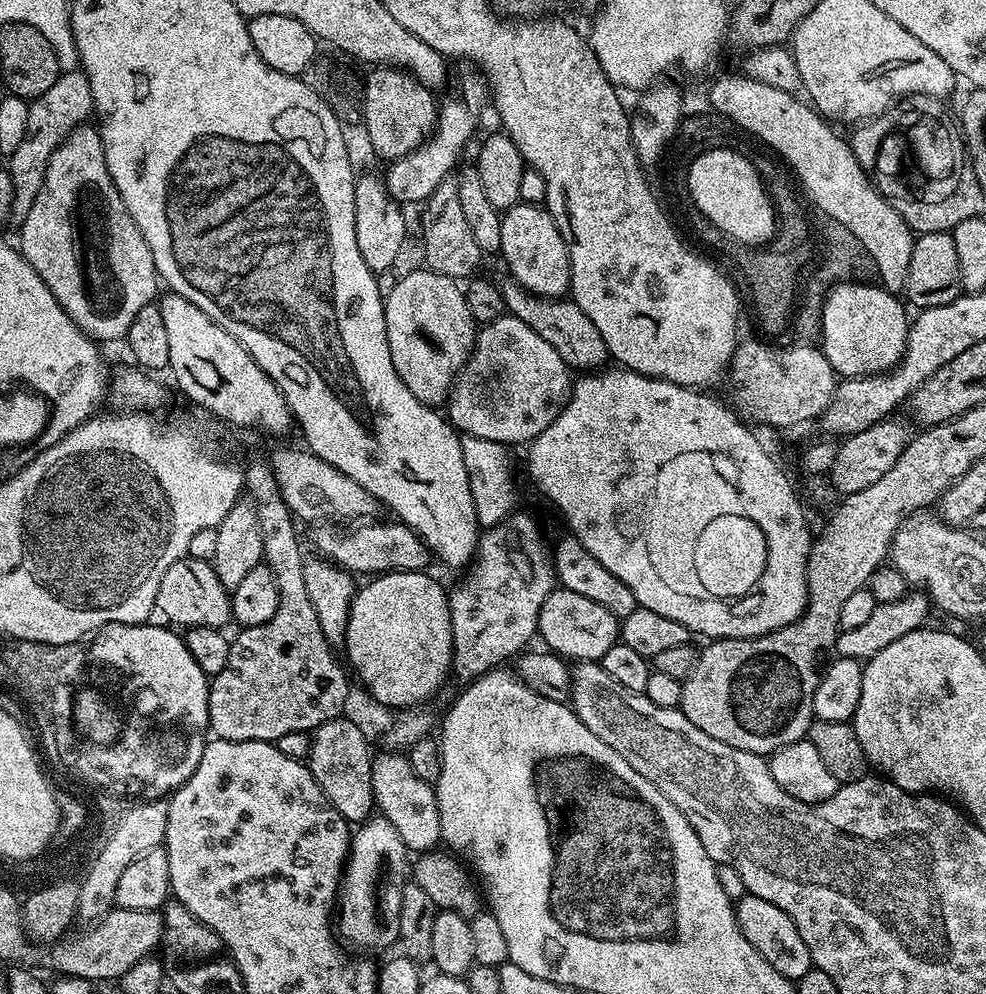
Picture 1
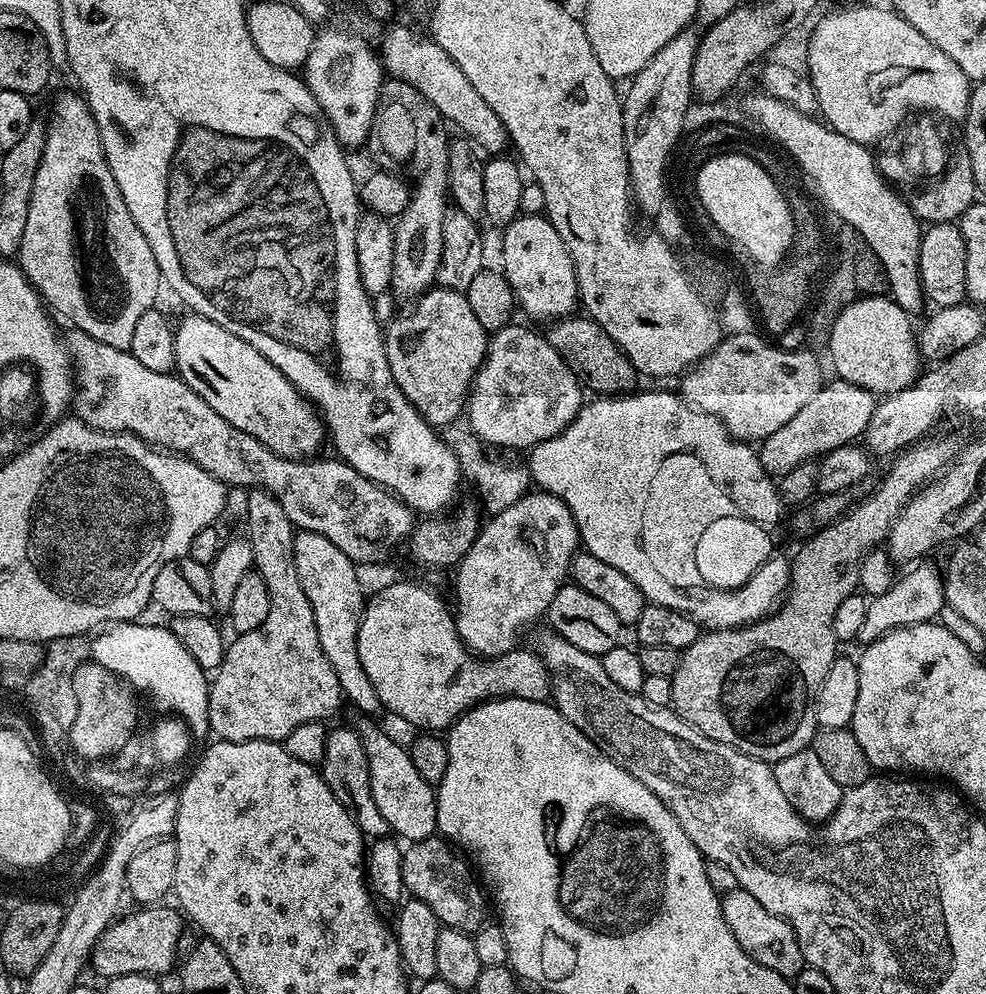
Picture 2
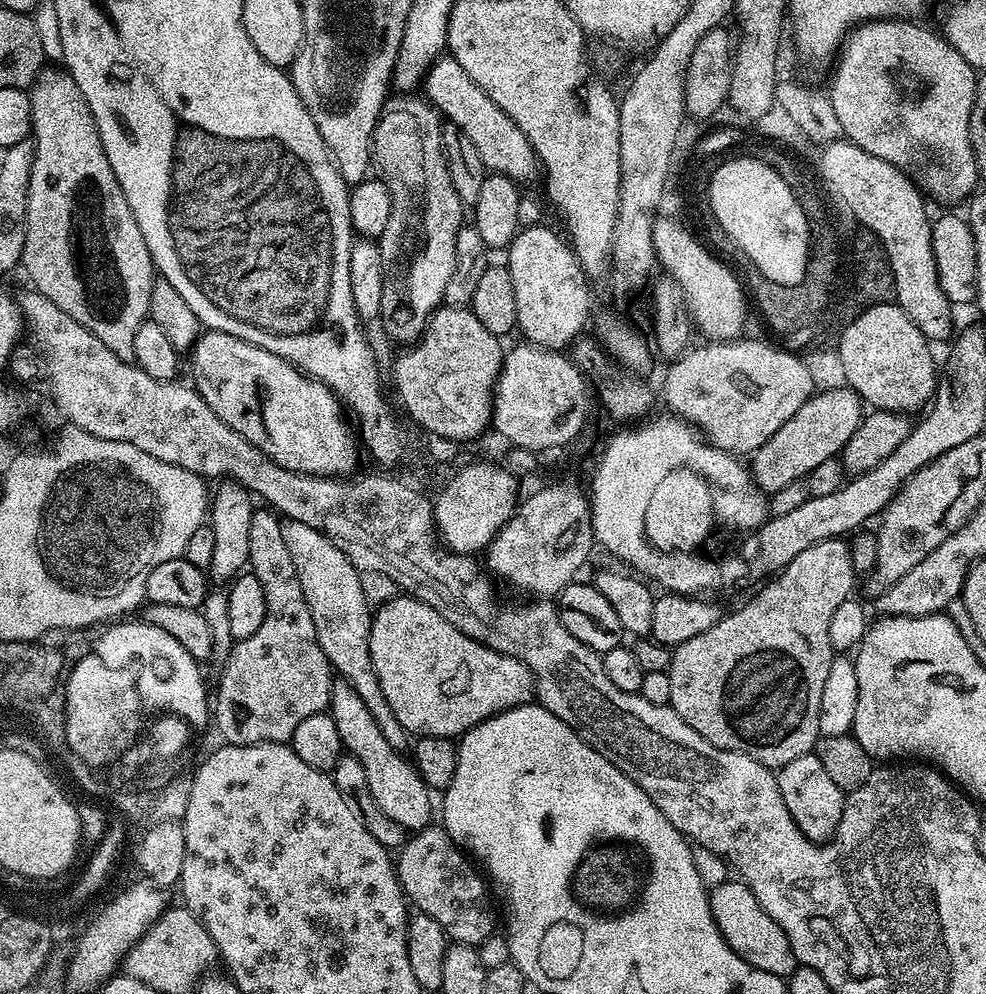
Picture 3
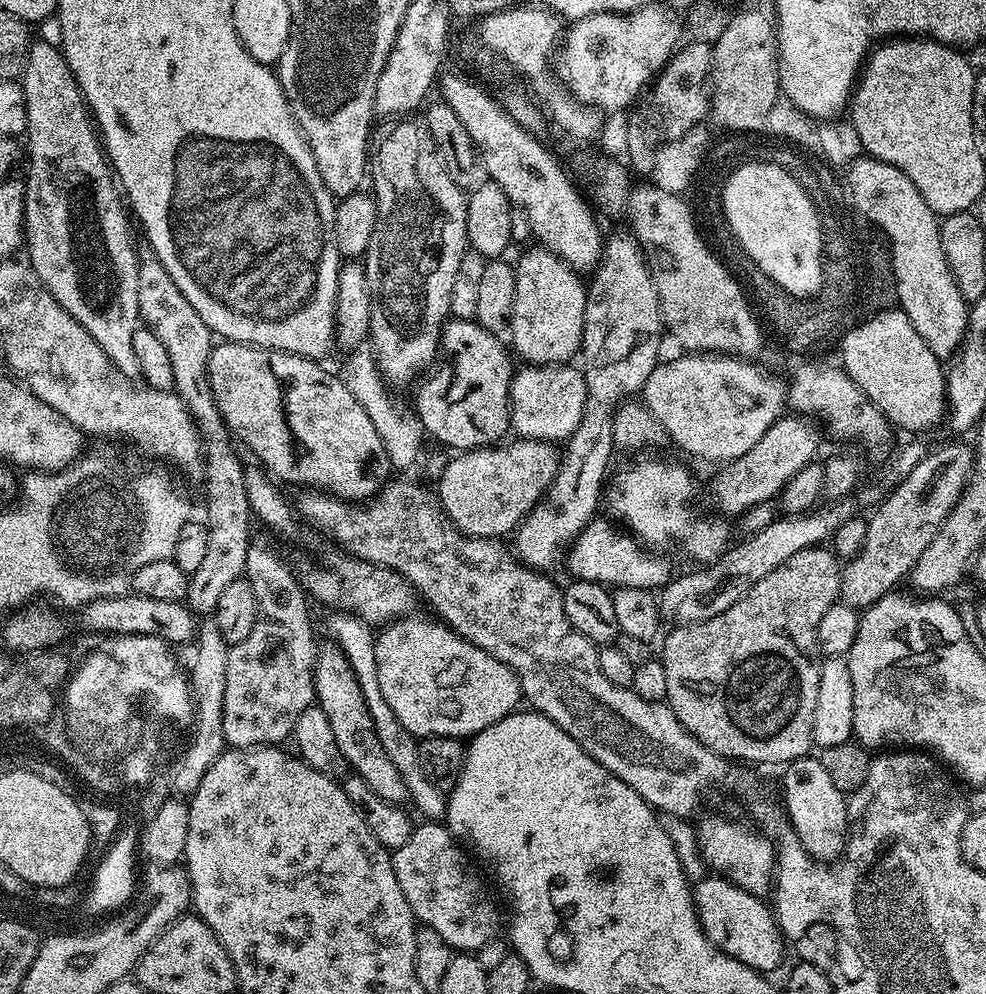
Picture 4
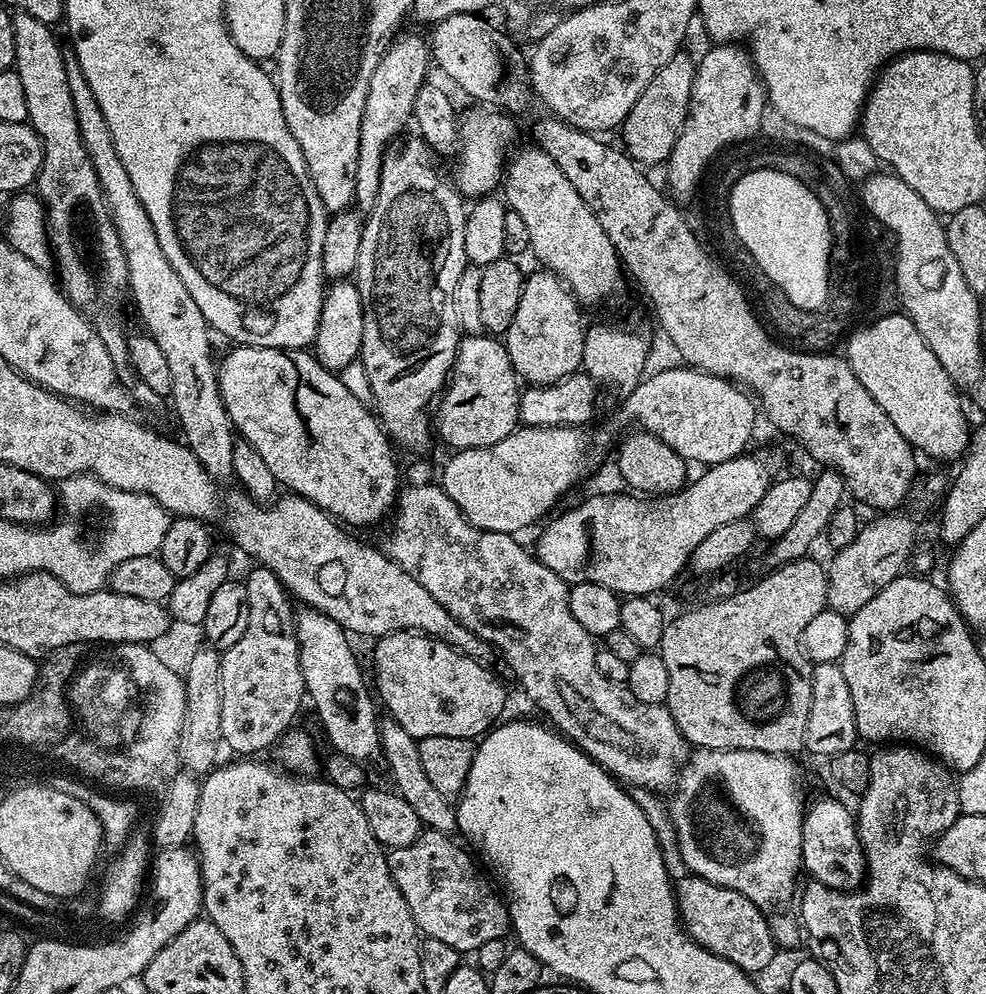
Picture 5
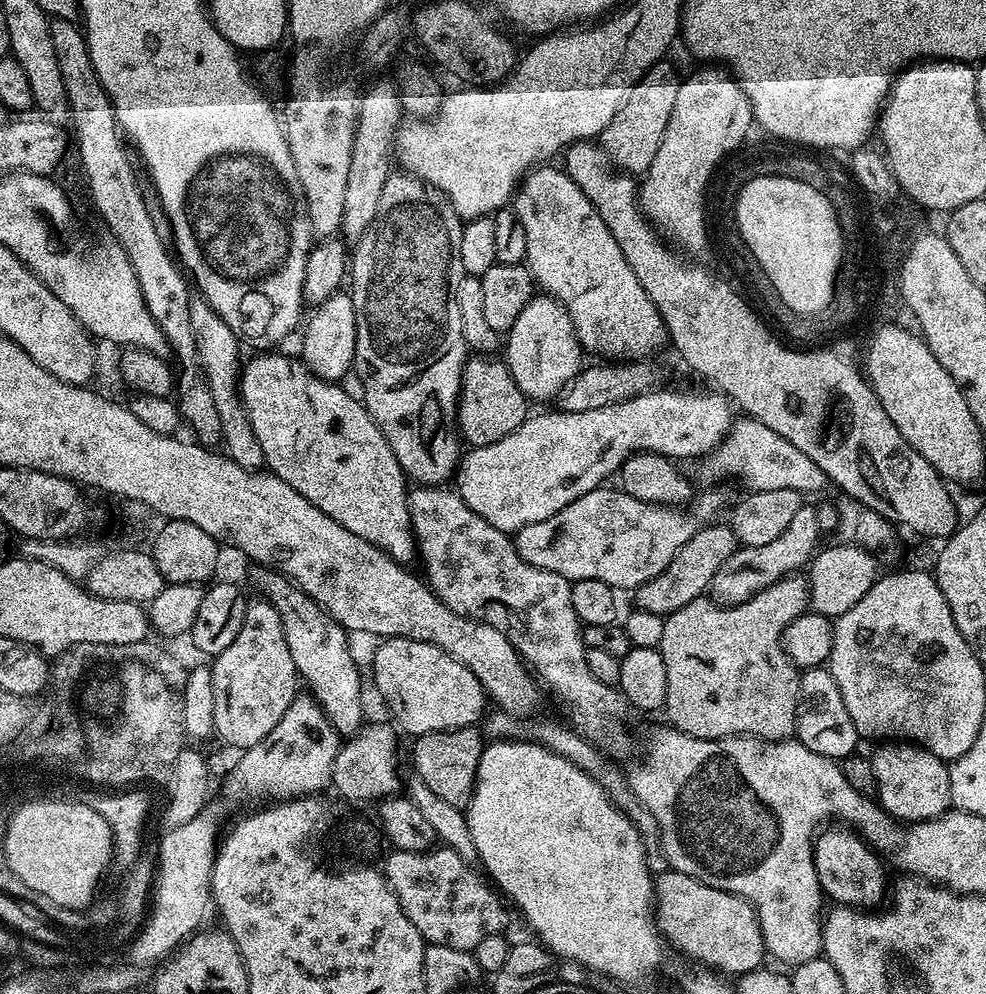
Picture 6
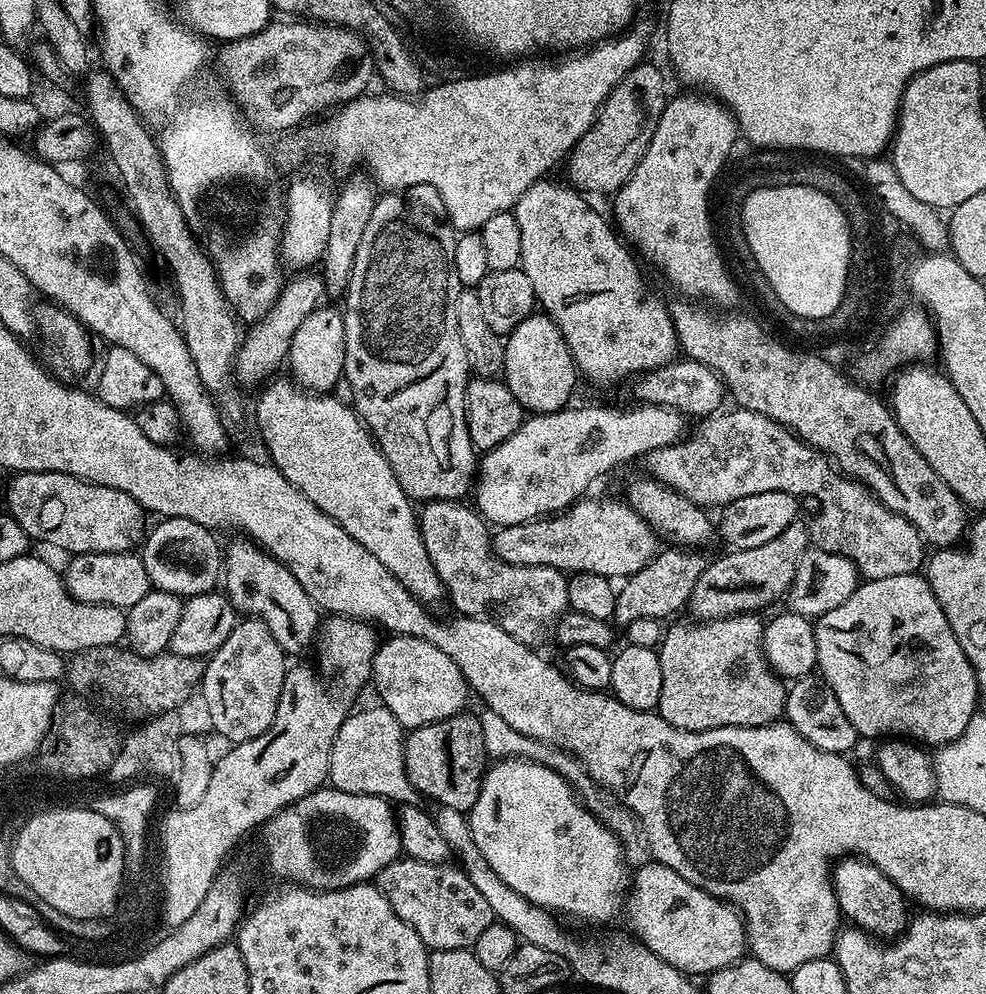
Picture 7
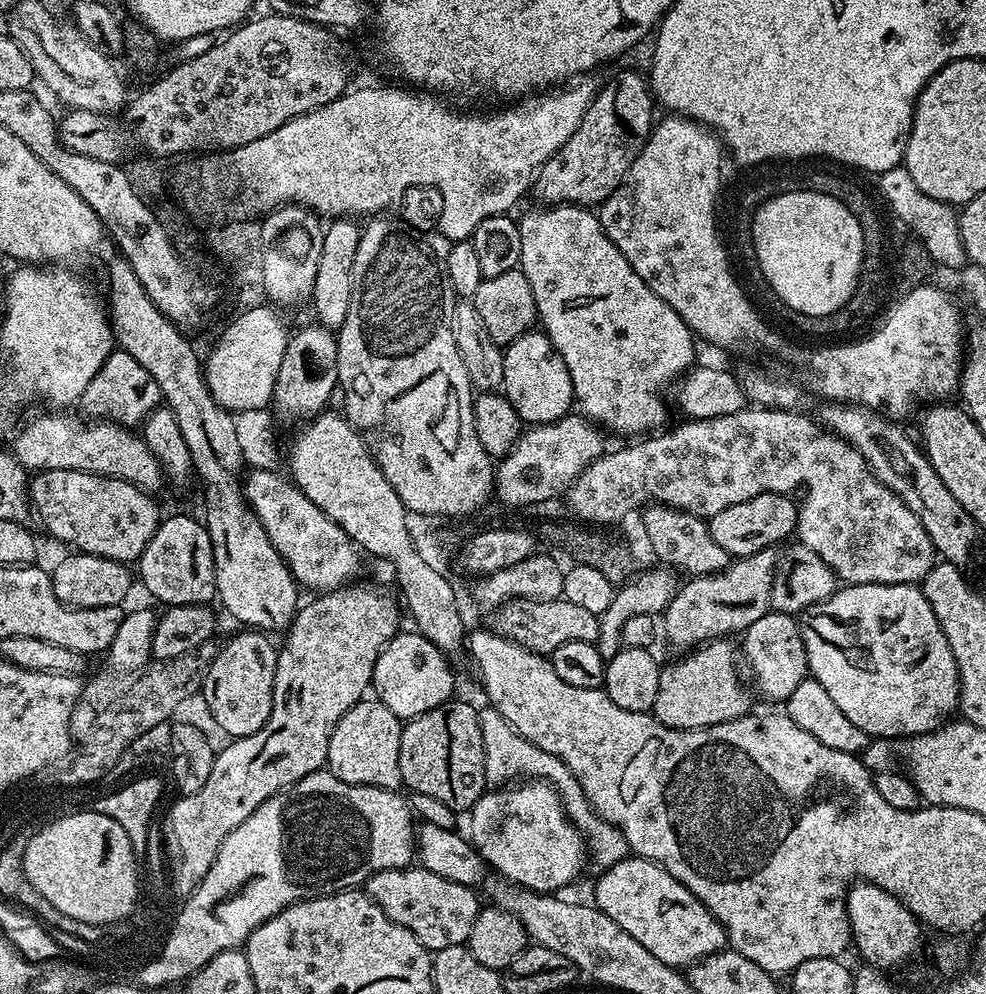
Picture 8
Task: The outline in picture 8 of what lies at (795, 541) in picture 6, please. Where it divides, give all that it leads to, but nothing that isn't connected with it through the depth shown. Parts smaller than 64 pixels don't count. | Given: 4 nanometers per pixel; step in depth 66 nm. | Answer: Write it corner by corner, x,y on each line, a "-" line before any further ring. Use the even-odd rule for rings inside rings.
775,547
763,548
753,556
733,559
727,568
709,576
685,579
672,595
672,601
662,613
662,632
680,650
691,650
707,644
709,640
731,637
731,632
743,634
758,618
767,614
772,603
770,590
776,573
778,552

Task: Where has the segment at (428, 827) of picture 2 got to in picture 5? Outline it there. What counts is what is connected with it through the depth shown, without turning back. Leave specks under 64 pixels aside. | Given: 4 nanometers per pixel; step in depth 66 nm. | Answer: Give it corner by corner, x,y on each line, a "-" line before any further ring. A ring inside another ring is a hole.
301,607
294,619
304,691
310,704
312,700
312,708
324,727
325,738
332,743
331,751
357,762
377,759
380,756
377,701
369,681
368,684
364,681
364,672
356,661
356,652
348,641
351,640
349,633
338,622
334,622
334,618
316,608

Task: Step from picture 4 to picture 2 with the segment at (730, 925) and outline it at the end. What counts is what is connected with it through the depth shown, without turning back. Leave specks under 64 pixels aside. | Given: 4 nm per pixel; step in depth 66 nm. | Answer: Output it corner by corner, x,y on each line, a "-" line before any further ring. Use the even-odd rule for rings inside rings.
737,886
732,892
723,893
720,905
726,918
726,926
730,926
734,938
738,938
738,946
742,946
742,950
746,950
746,954
750,954
754,962
774,970
774,974
789,978
796,977
806,967
802,946
798,946
794,930
786,921
778,918
778,914
770,914
770,910
766,910
766,906
762,906
762,902
754,898
754,894

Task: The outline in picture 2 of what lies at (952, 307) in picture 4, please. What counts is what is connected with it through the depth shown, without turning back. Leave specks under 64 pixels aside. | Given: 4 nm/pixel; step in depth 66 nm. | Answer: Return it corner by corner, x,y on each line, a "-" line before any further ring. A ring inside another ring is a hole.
759,94
748,96
744,108
752,120
757,120
782,146
809,181
816,183
822,204
842,218
858,235
861,235
877,255
884,268
887,291
891,299
904,312
916,314
924,288
920,284
920,238
922,224
912,205
884,181
882,173
876,169
876,160
865,145
854,142
809,113
792,107
776,96

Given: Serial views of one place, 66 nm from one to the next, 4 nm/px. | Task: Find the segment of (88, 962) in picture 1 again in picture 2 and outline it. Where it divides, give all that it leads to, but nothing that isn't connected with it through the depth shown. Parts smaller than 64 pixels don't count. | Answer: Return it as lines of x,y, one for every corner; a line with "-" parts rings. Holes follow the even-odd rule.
144,906
140,912
132,912
121,915
119,919
110,925
102,935
100,941
92,947
92,955
90,957
91,971
96,971
103,978
111,978
113,976
121,976
122,974
146,974
157,978
163,977
163,972
168,972
177,967
178,956
176,960
176,951
180,948
180,935
184,932
184,924
186,920
183,915
175,907
164,908
165,906

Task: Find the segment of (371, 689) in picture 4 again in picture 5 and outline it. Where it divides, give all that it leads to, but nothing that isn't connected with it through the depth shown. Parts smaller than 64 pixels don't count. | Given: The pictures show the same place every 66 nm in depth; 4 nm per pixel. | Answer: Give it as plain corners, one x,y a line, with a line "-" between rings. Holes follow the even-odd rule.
384,718
379,721
380,726
380,756
384,764
388,767
388,772
392,775
391,787
402,798
406,798
406,802
410,802
410,806
417,812
421,825
427,826
434,832
446,832
449,834
457,831
456,826
456,810
453,801
449,797
443,796
434,785
430,782
430,778
426,778
426,769
422,767
422,754
420,753
420,741
416,737
406,734
406,729
399,724
397,720

